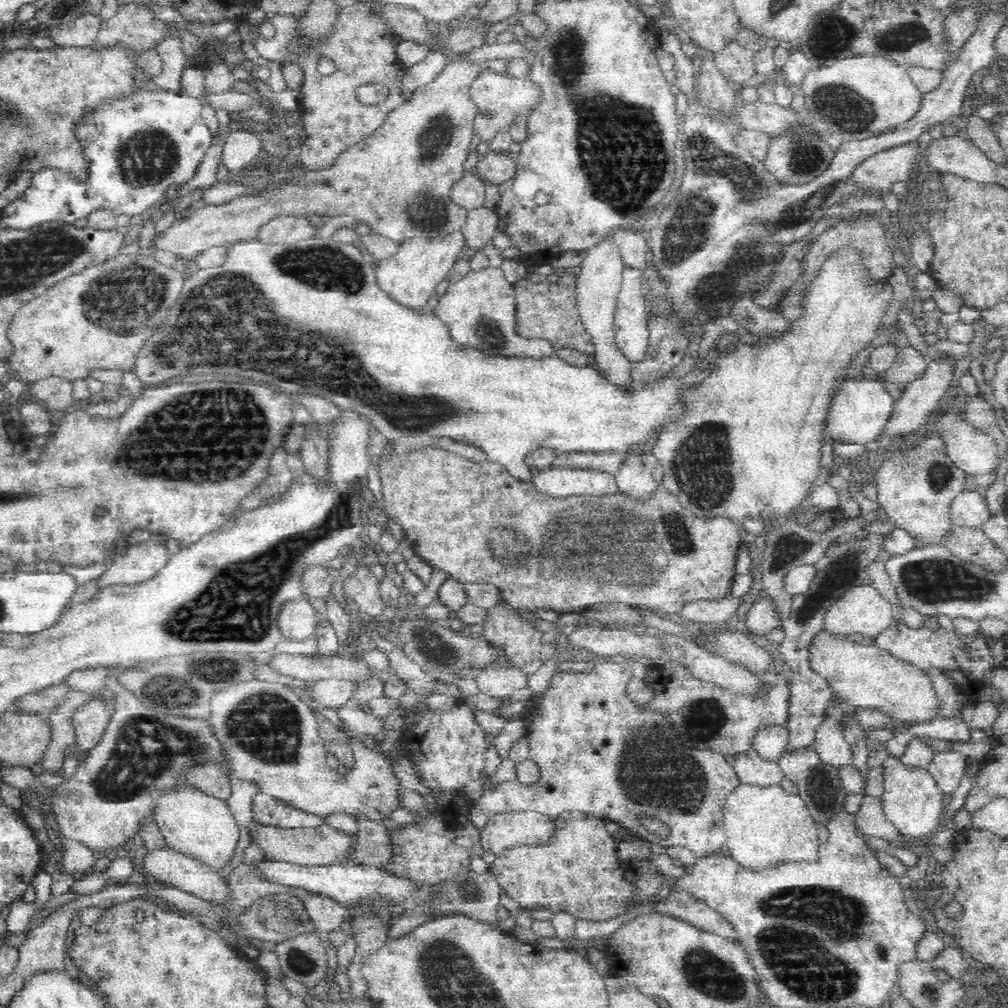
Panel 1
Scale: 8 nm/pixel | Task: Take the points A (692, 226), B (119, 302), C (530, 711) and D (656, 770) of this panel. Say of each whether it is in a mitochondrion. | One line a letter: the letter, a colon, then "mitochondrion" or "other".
A: mitochondrion
B: mitochondrion
C: other
D: mitochondrion

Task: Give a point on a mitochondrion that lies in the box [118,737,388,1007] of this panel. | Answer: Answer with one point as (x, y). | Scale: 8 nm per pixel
(298, 962)

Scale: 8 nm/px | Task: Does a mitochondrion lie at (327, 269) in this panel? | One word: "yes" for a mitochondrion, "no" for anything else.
yes

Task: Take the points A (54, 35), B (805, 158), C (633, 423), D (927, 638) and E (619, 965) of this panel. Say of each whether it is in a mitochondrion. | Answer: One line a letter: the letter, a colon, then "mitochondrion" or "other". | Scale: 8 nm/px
A: other
B: mitochondrion
C: other
D: other
E: other

